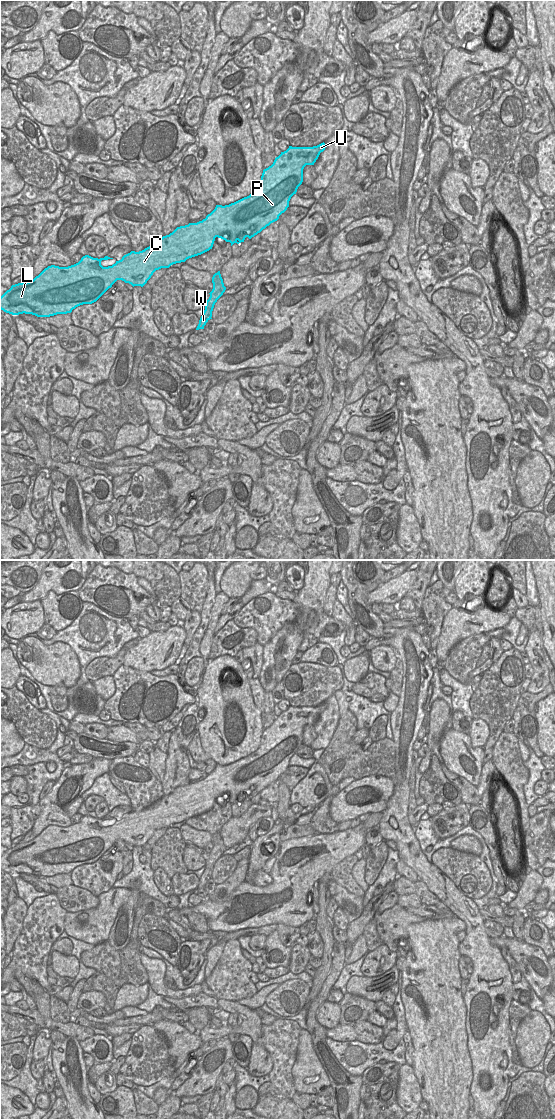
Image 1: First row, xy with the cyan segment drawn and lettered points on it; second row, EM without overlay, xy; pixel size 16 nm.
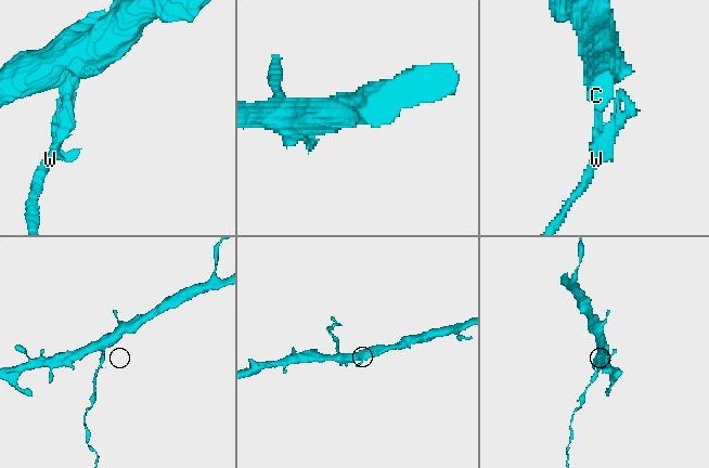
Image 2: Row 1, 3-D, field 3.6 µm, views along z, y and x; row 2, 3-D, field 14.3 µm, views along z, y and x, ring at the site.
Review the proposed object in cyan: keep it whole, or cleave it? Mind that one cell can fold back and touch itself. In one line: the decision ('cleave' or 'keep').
cleave

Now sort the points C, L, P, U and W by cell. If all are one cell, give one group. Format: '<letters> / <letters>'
C L P U / W

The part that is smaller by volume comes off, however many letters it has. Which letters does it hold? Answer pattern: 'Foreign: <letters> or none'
Foreign: W

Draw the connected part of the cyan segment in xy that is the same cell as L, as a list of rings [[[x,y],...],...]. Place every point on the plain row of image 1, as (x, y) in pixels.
[[[324,702],[313,707],[289,706],[275,718],[271,726],[263,730],[259,748],[249,756],[229,765],[216,765],[202,781],[177,787],[172,793],[163,796],[144,810],[131,811],[124,815],[112,826],[103,827],[101,821],[113,818],[105,816],[98,819],[89,815],[83,816],[78,823],[68,827],[48,826],[33,840],[12,845],[0,857],[0,869],[12,875],[25,873],[37,877],[71,873],[80,865],[96,862],[117,840],[129,843],[133,847],[143,847],[156,830],[169,828],[173,824],[185,822],[212,809],[216,797],[230,802],[231,806],[244,802],[246,797],[251,799],[277,781],[287,770],[291,757],[303,742],[304,727],[314,725],[325,708]]]

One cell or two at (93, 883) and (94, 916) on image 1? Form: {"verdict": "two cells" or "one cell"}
{"verdict": "two cells"}

